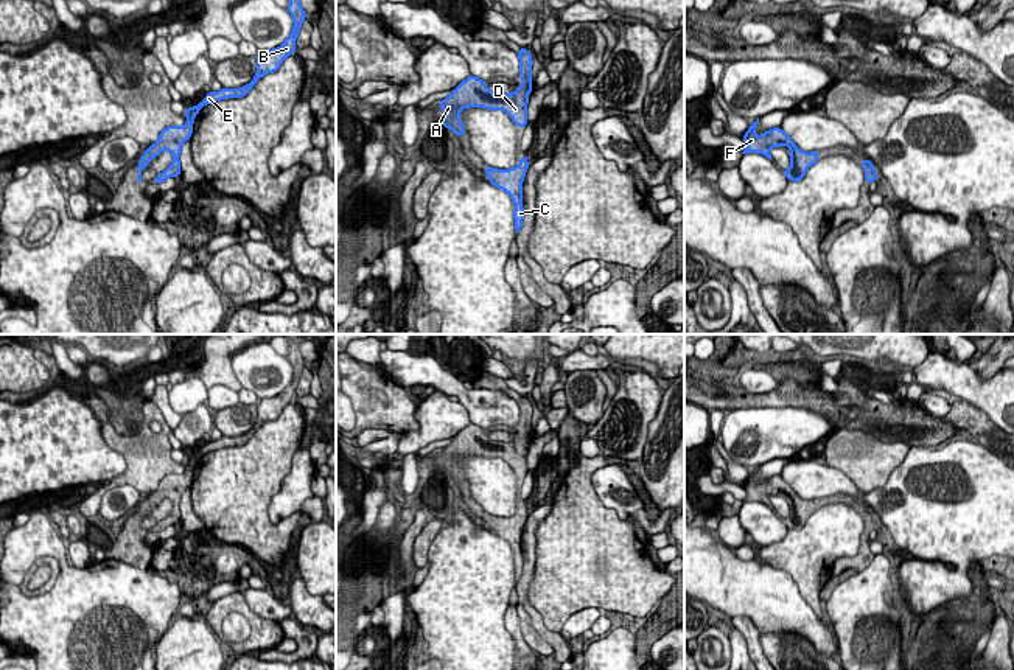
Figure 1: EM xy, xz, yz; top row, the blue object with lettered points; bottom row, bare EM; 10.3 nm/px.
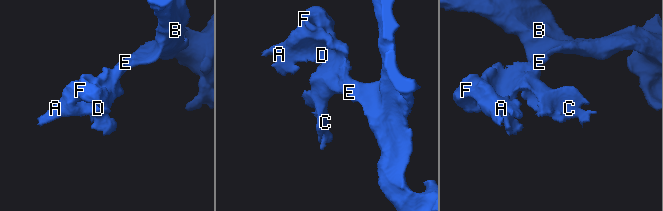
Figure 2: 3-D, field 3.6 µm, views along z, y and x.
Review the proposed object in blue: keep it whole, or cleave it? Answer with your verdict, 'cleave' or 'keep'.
keep

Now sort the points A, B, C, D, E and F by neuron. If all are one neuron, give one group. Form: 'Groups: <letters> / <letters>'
Groups: A B C D E F

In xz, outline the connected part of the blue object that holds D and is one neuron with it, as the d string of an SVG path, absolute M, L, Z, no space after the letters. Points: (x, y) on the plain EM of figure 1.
M523 395L518 401L518 407L521 434L515 440L493 441L488 438L485 429L471 423L439 451L442 460L445 462L440 471L451 477L457 485L462 485L465 483L465 474L459 462L463 457L482 455L488 459L502 459L518 476L526 476L529 471L527 445L530 443L533 434L530 429L533 409L530 400Z

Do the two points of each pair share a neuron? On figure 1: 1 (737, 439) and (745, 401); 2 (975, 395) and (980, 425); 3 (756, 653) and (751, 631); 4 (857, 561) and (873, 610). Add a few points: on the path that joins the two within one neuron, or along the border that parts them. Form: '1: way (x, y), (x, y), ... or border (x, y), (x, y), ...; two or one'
1: border (779, 406), (736, 408), (727, 412); two
2: border (960, 397), (975, 404), (997, 428); two
3: way (755, 649), (751, 636); one
4: border (874, 555), (857, 572); two

